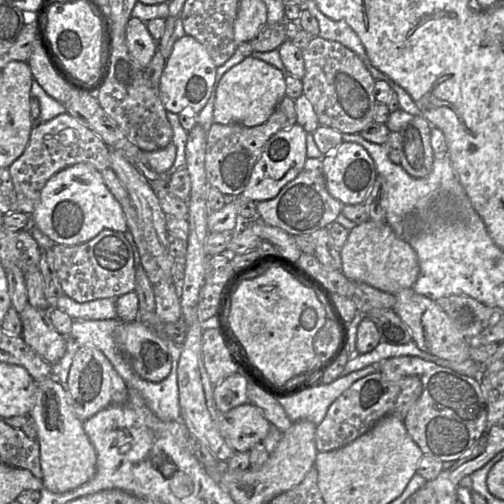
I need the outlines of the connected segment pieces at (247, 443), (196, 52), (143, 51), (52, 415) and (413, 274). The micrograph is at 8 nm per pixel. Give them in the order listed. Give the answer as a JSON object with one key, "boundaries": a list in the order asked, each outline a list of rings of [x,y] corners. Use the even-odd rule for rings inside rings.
{"boundaries":[[[[252,403],[239,405],[227,412],[216,411],[216,425],[222,436],[236,452],[250,451],[256,444],[262,443],[271,427],[271,423],[266,419],[262,410]]],[[[185,34],[177,39],[160,77],[159,95],[164,108],[175,114],[181,111],[198,114],[211,94],[216,69],[206,48],[194,37]]],[[[134,17],[127,23],[126,43],[132,59],[142,70],[148,66],[158,50],[158,41],[151,36],[146,23]]],[[[54,378],[36,382],[36,400],[29,413],[36,424],[43,487],[54,493],[73,490],[93,478],[97,456],[81,422],[75,415],[66,387]]],[[[369,219],[352,228],[340,249],[340,257],[341,271],[347,279],[390,294],[411,288],[420,272],[414,249],[405,239],[398,237],[386,222],[376,223]]]]}

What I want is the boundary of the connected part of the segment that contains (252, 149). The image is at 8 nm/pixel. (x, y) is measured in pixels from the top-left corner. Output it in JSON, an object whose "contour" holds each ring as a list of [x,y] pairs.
{"contour":[[[285,96],[271,116],[261,125],[246,127],[240,124],[222,125],[213,122],[206,139],[205,170],[210,186],[224,195],[239,196],[247,186],[253,167],[268,139],[280,130],[296,123],[295,100]]]}

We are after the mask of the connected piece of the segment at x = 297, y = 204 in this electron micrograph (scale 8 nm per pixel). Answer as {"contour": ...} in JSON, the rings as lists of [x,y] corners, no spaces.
{"contour":[[[307,158],[302,171],[270,200],[257,203],[257,217],[292,236],[312,234],[327,228],[342,213],[343,204],[326,188],[321,158]]]}

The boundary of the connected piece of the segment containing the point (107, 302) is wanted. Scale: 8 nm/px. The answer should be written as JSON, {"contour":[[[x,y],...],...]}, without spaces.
{"contour":[[[62,294],[55,307],[68,314],[73,320],[110,320],[117,317],[116,298],[102,298],[79,303]]]}

